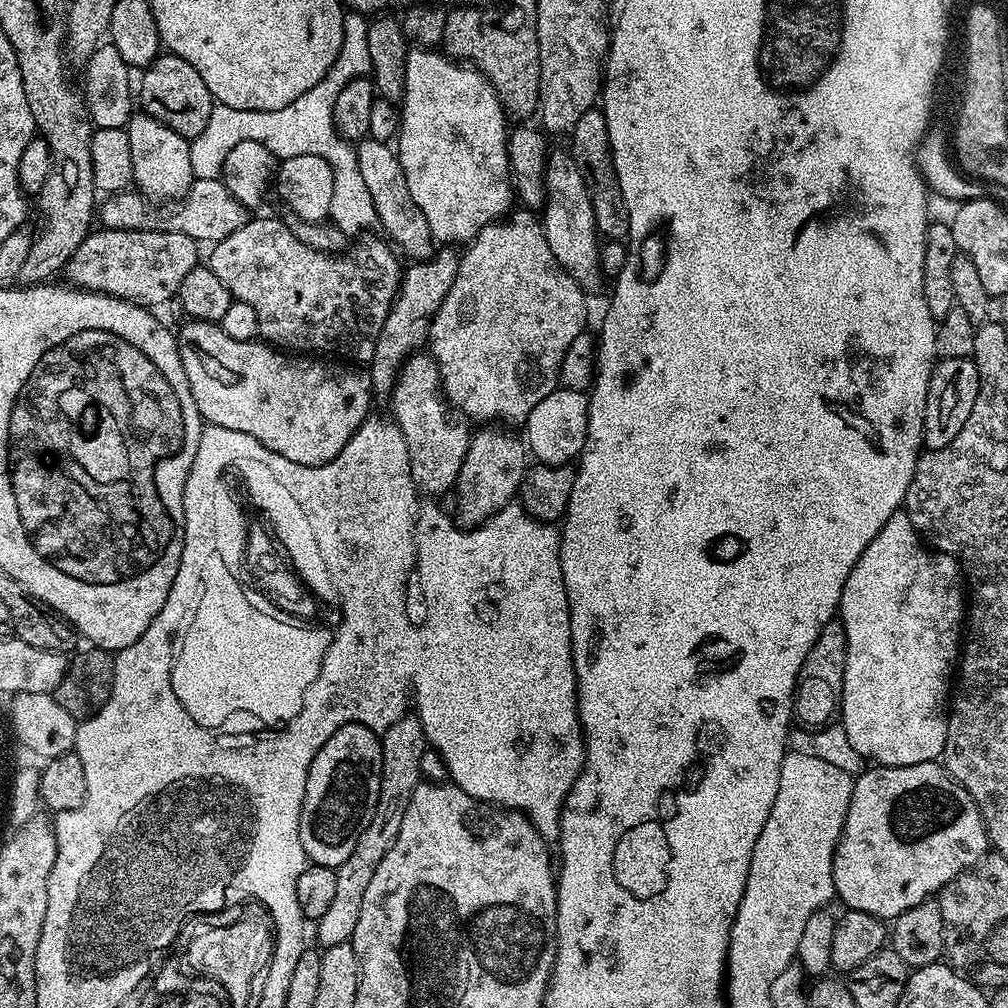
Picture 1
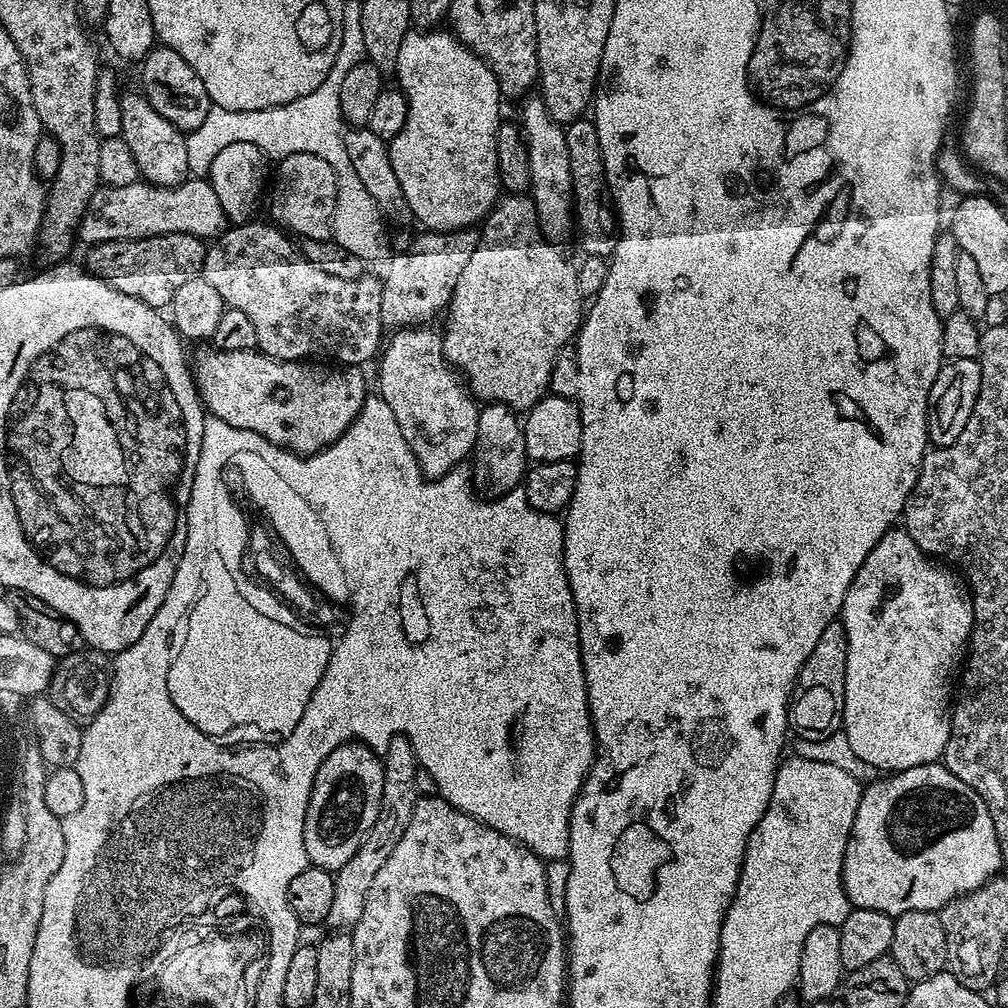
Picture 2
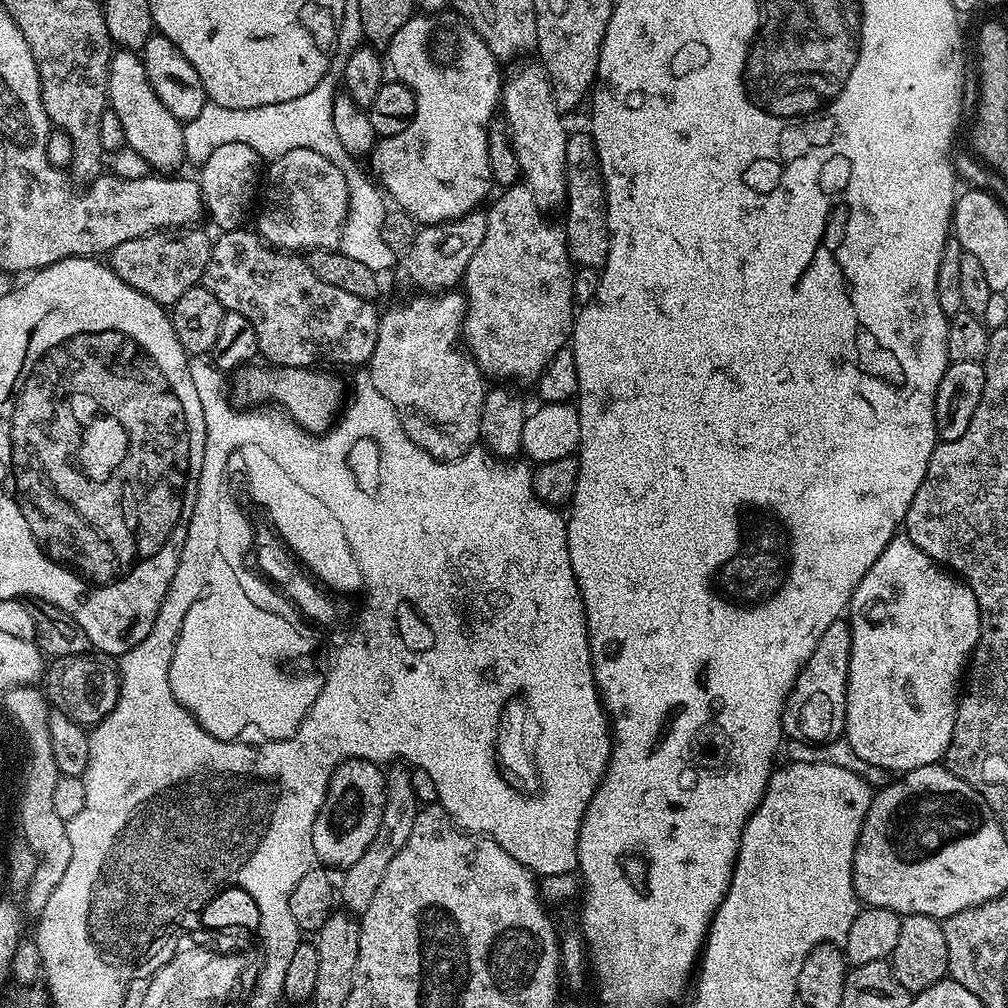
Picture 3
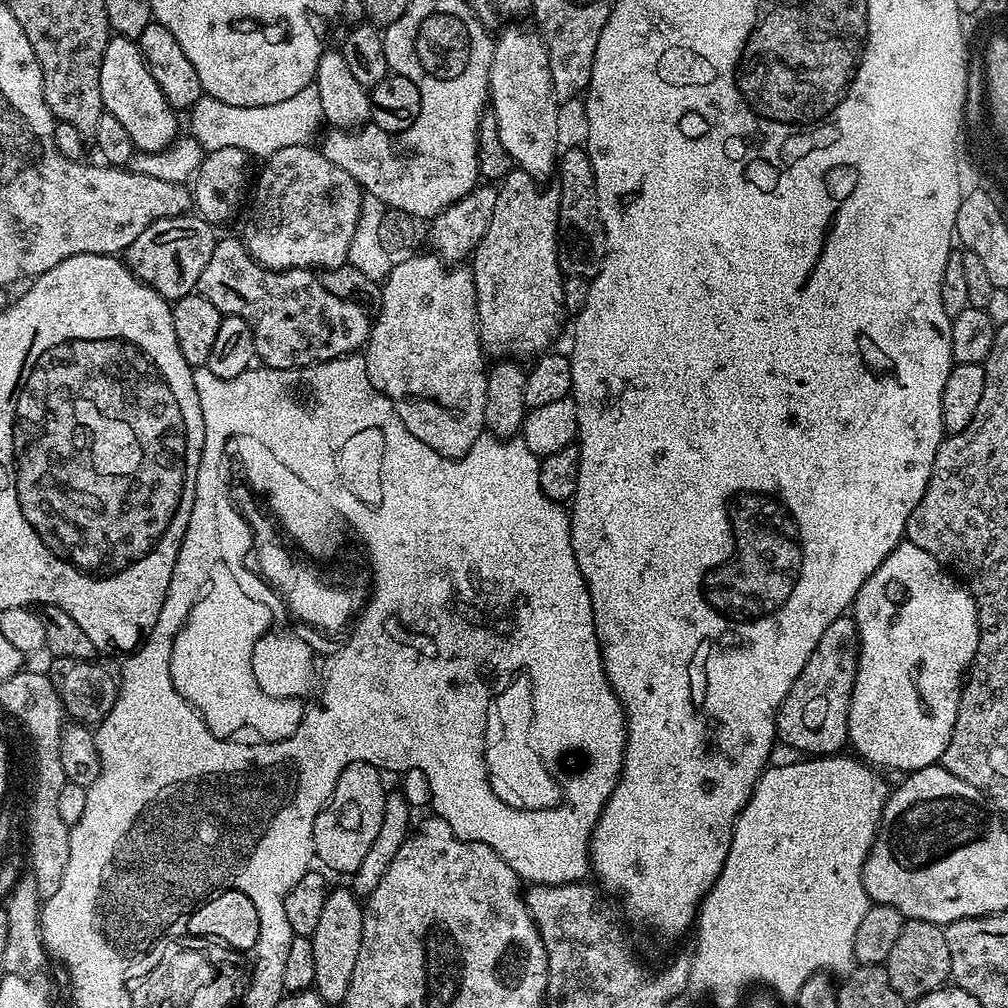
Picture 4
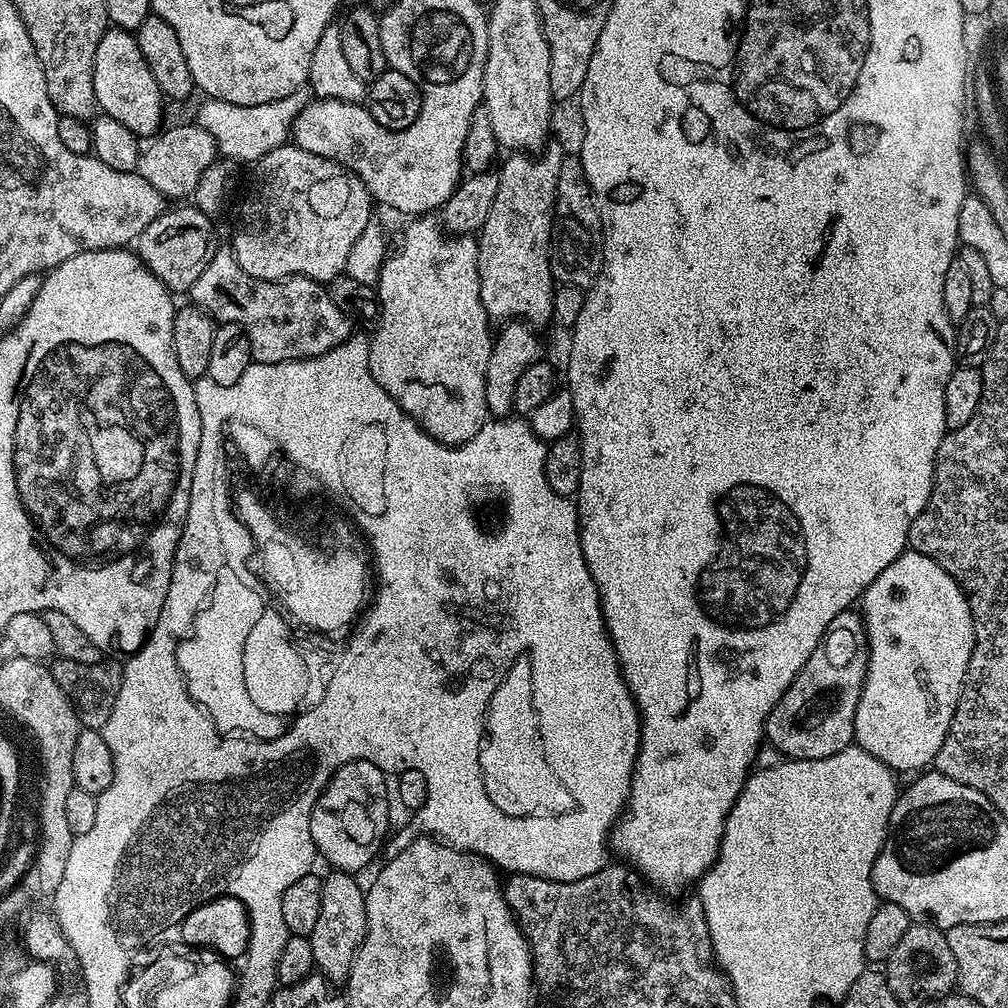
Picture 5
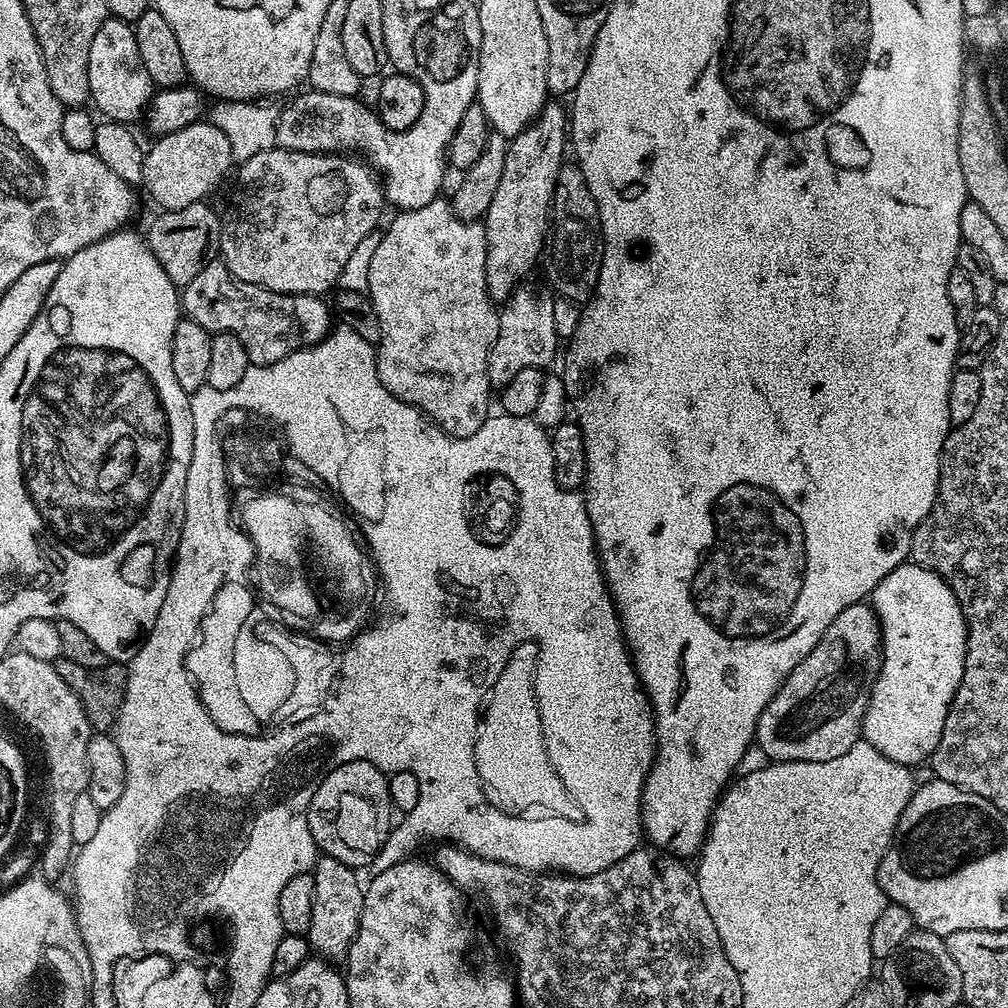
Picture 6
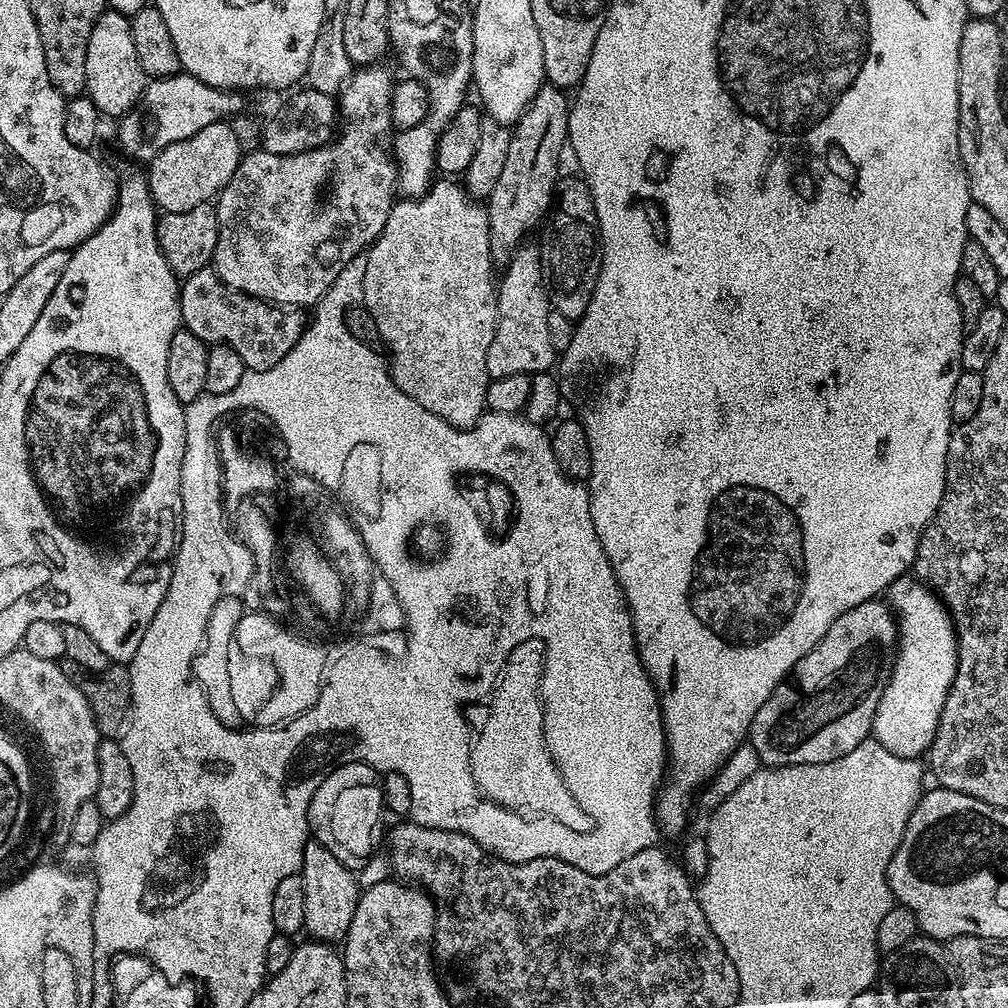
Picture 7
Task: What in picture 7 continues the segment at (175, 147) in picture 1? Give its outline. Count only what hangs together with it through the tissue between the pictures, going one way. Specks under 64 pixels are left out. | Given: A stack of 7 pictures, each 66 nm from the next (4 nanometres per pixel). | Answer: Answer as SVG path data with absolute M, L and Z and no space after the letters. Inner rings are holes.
M106 10L100 15L98 22L94 22L94 30L90 30L90 46L86 46L84 92L105 117L123 116L140 101L140 96L144 93L146 77L142 62L138 62L138 54L134 51L134 38L130 35L131 25L131 19L123 16L121 12Z

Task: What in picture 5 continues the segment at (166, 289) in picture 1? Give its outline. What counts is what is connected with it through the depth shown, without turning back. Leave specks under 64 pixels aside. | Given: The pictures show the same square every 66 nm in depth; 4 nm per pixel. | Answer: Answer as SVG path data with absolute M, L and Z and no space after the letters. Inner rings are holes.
M172 206L161 216L154 218L146 230L134 242L134 251L140 261L154 274L154 278L168 287L173 294L191 293L194 282L202 275L202 270L210 266L210 258L214 258L218 241L216 228L212 225L213 217L201 212L195 206Z

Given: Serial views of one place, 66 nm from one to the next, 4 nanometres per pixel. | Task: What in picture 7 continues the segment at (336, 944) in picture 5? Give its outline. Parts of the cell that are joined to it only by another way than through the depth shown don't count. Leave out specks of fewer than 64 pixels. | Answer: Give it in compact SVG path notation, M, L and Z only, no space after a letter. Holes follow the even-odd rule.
M309 842L304 845L302 868L298 875L306 886L306 918L303 931L313 940L340 942L350 930L354 910L360 901L361 885L356 885L357 873L347 868L324 844Z

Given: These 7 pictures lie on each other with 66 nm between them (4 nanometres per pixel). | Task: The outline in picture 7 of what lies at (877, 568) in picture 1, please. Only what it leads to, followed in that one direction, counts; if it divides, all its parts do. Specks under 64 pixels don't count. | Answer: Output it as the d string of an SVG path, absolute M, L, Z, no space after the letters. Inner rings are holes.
M911 575L896 579L888 588L886 600L896 613L898 647L890 682L886 690L882 690L882 698L876 707L872 736L886 746L890 754L920 758L932 745L942 718L942 706L946 706L950 686L956 677L956 628L944 601L924 581Z

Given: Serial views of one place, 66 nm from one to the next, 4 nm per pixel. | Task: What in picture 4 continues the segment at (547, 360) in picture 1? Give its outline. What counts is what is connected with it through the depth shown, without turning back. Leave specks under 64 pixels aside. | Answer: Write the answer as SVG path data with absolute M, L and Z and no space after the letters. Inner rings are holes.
M513 170L499 181L496 188L496 201L494 202L494 218L490 218L490 226L486 229L486 234L482 242L470 257L470 267L474 286L476 287L476 322L480 329L480 342L484 346L484 351L492 358L535 358L551 349L556 340L556 335L560 332L560 319L566 316L563 304L563 284L566 279L564 272L560 269L558 262L558 250L556 249L556 223L558 222L559 196L560 190L556 186L551 188L542 187L541 181L535 180L530 174L519 170Z

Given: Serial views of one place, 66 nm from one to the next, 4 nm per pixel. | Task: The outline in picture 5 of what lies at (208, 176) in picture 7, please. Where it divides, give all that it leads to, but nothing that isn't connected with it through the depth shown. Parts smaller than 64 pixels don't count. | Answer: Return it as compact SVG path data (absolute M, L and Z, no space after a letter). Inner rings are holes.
M176 124L173 128L165 127L155 138L149 139L140 149L140 157L136 163L136 173L154 190L158 190L165 198L172 202L180 202L183 196L191 197L198 180L205 174L210 165L218 160L214 138L199 124Z

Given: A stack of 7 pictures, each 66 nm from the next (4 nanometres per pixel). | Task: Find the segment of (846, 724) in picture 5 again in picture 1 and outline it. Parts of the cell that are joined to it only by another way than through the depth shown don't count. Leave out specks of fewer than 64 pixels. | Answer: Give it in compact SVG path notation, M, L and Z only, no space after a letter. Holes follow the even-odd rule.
M834 618L826 626L822 626L822 634L818 634L814 646L810 646L810 654L806 654L806 662L802 662L802 670L796 679L794 716L801 725L822 728L837 719L844 693L847 653L846 630L843 623Z

